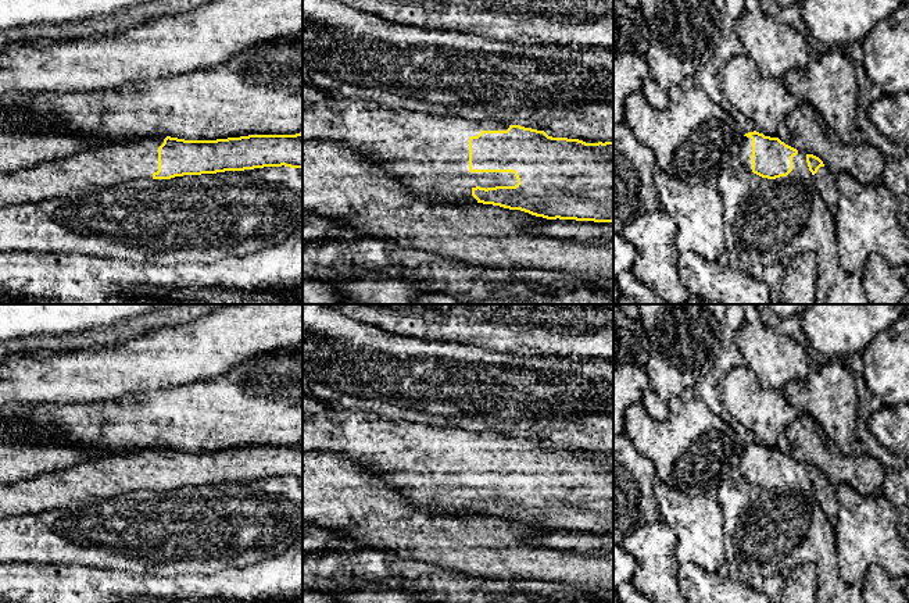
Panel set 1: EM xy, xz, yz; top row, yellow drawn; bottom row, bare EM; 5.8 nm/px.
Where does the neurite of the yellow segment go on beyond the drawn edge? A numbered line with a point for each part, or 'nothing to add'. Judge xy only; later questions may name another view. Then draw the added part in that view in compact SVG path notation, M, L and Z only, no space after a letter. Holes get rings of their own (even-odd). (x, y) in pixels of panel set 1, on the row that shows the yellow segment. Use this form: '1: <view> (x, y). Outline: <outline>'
1: xy (107, 164). Outline: M135 136L90 146L62 160L22 171L0 171L0 210L58 199L89 188L153 179L164 136Z

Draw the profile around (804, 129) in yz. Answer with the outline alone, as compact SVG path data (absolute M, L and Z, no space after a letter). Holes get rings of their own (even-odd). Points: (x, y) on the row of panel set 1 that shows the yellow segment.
M806 101L799 103L779 125L777 138L798 151L819 157L824 167L834 175L847 172L863 185L877 185L881 182L881 174L884 171L881 153L870 143L845 144L837 135L827 129L823 118Z

